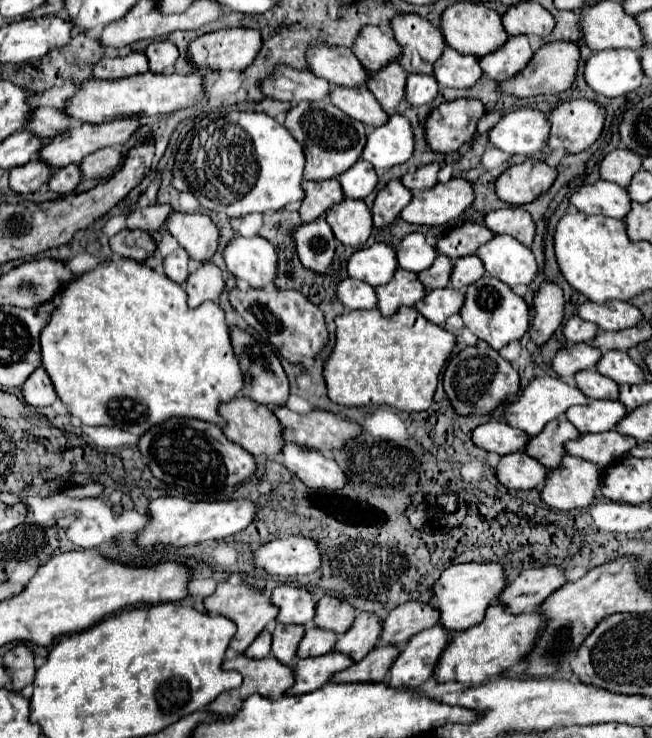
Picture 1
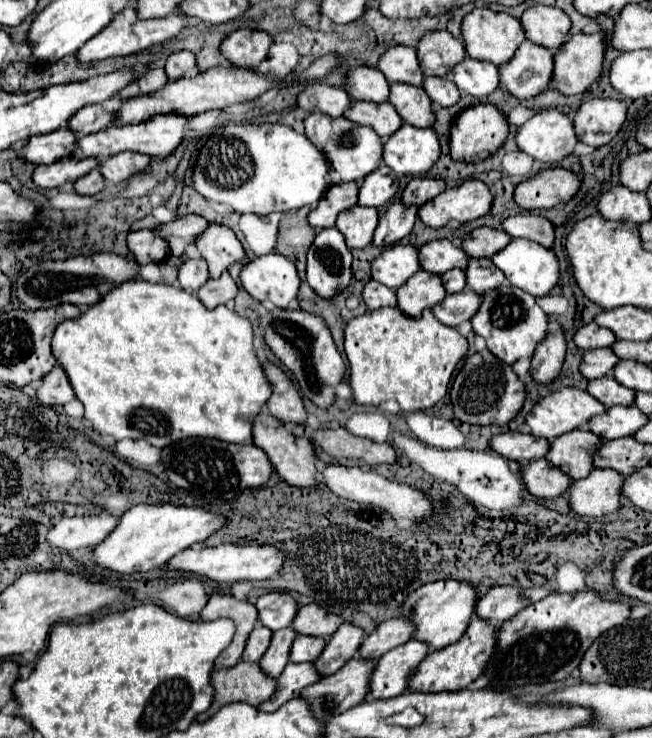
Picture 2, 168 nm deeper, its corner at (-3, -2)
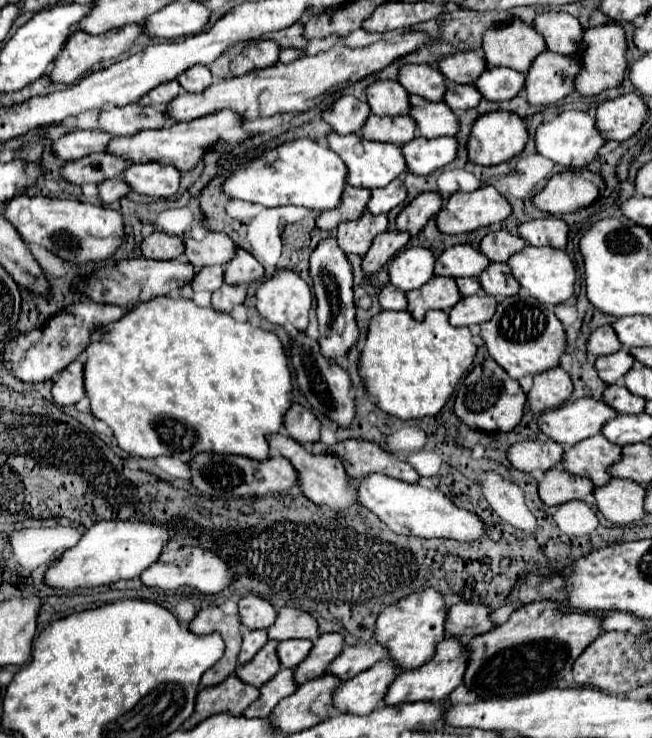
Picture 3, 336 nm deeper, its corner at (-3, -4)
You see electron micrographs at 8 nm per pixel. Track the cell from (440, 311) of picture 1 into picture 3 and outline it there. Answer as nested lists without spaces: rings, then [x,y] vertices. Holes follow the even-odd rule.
[[[470,295],[458,301],[458,305],[454,305],[450,309],[450,323],[456,327],[466,327],[466,325],[480,325],[486,319],[492,319],[494,309],[496,309],[498,301],[496,297],[490,295]]]

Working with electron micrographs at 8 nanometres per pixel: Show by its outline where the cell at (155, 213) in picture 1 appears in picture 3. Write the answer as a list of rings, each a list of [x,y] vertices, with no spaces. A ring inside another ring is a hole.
[[[210,231],[202,241],[196,241],[192,237],[186,237],[186,259],[196,265],[224,265],[234,259],[238,245],[226,235],[226,233],[216,233]]]

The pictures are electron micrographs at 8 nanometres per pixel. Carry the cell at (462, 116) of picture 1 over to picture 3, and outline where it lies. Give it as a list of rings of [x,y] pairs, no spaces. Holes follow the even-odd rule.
[[[494,111],[478,117],[468,141],[468,157],[478,165],[514,159],[528,143],[528,129],[516,113]]]

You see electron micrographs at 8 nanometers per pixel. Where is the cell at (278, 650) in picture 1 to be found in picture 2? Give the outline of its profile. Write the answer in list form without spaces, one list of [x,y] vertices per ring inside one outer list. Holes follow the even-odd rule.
[[[288,627],[276,631],[272,635],[272,643],[268,651],[264,653],[260,661],[262,671],[266,671],[270,677],[278,677],[290,659],[290,645],[294,643],[296,637],[298,633],[294,633],[294,629],[288,629]]]

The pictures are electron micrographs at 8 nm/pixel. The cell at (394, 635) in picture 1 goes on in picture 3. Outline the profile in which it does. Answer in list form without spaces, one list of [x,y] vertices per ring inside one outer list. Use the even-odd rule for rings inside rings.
[[[374,641],[364,643],[364,647],[358,647],[358,645],[344,647],[342,655],[338,655],[338,659],[334,659],[334,663],[330,663],[330,667],[326,669],[326,675],[334,675],[340,681],[346,681],[358,675],[360,671],[370,669],[374,663],[386,657],[388,657],[388,651]]]

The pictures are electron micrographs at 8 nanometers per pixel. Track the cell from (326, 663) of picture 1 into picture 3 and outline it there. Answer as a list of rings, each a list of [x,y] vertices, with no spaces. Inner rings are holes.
[[[292,669],[278,671],[278,675],[274,675],[274,679],[270,679],[270,683],[262,685],[258,701],[254,701],[242,715],[248,719],[254,719],[254,717],[264,719],[278,705],[278,701],[288,697],[292,691],[296,691],[296,683],[294,683],[292,675],[294,675]]]

